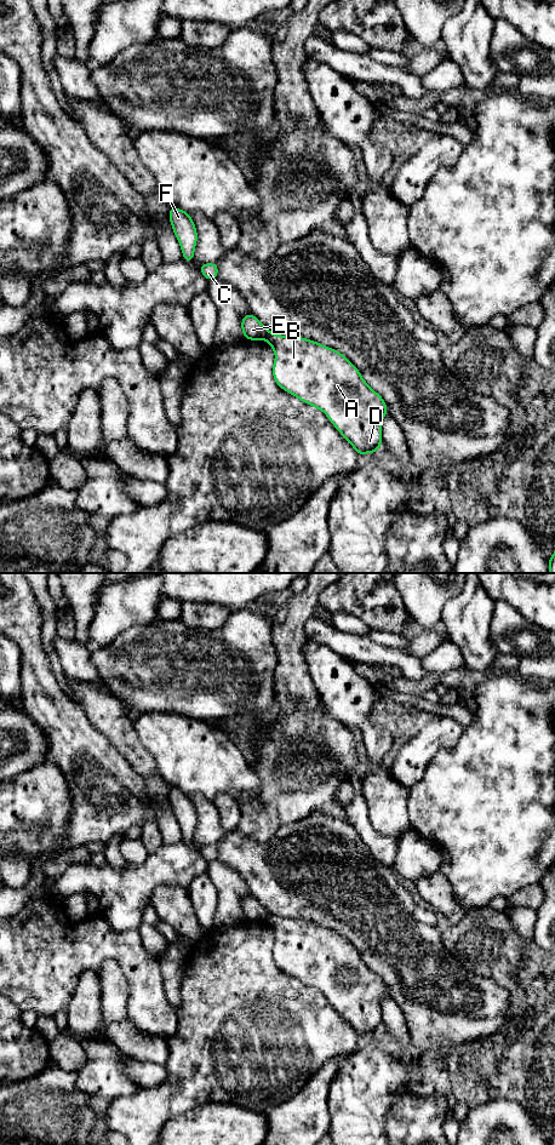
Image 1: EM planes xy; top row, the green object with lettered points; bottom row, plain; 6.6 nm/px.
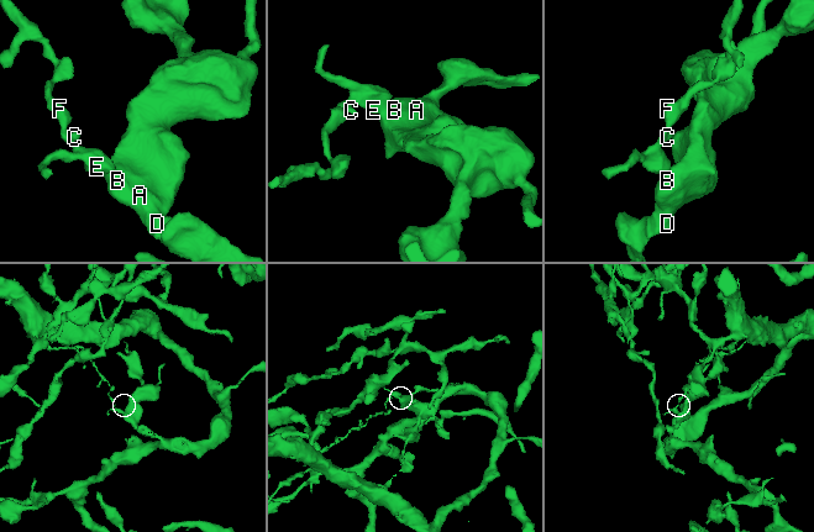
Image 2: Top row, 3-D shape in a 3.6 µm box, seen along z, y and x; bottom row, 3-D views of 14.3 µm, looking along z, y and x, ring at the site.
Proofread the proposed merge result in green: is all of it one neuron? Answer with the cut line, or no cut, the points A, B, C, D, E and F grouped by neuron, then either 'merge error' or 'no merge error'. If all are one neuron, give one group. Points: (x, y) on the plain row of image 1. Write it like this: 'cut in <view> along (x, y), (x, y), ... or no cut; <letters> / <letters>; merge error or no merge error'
cut in xy along (270, 915), (267, 921); A B D / C E F; merge error

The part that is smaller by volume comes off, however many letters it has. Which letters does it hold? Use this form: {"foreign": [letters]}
{"foreign": ["C", "E", "F"]}

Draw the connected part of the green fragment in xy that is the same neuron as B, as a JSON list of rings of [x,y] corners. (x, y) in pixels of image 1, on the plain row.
[[[270,915],[268,923],[275,933],[273,958],[281,971],[298,979],[301,983],[321,991],[361,1038],[365,1035],[376,1035],[381,1030],[382,1001],[389,996],[388,990],[383,979],[370,969],[355,946],[341,933],[303,918],[287,918]]]

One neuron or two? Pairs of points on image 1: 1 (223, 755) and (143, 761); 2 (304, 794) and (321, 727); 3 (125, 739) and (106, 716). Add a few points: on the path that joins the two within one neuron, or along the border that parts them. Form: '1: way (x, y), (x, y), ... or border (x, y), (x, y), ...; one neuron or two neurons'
1: border (137, 736), (137, 739), (152, 756), (159, 773); two neurons
2: way (304, 777), (304, 756), (308, 753), (309, 744); one neuron
3: way (121, 733), (112, 722); one neuron

